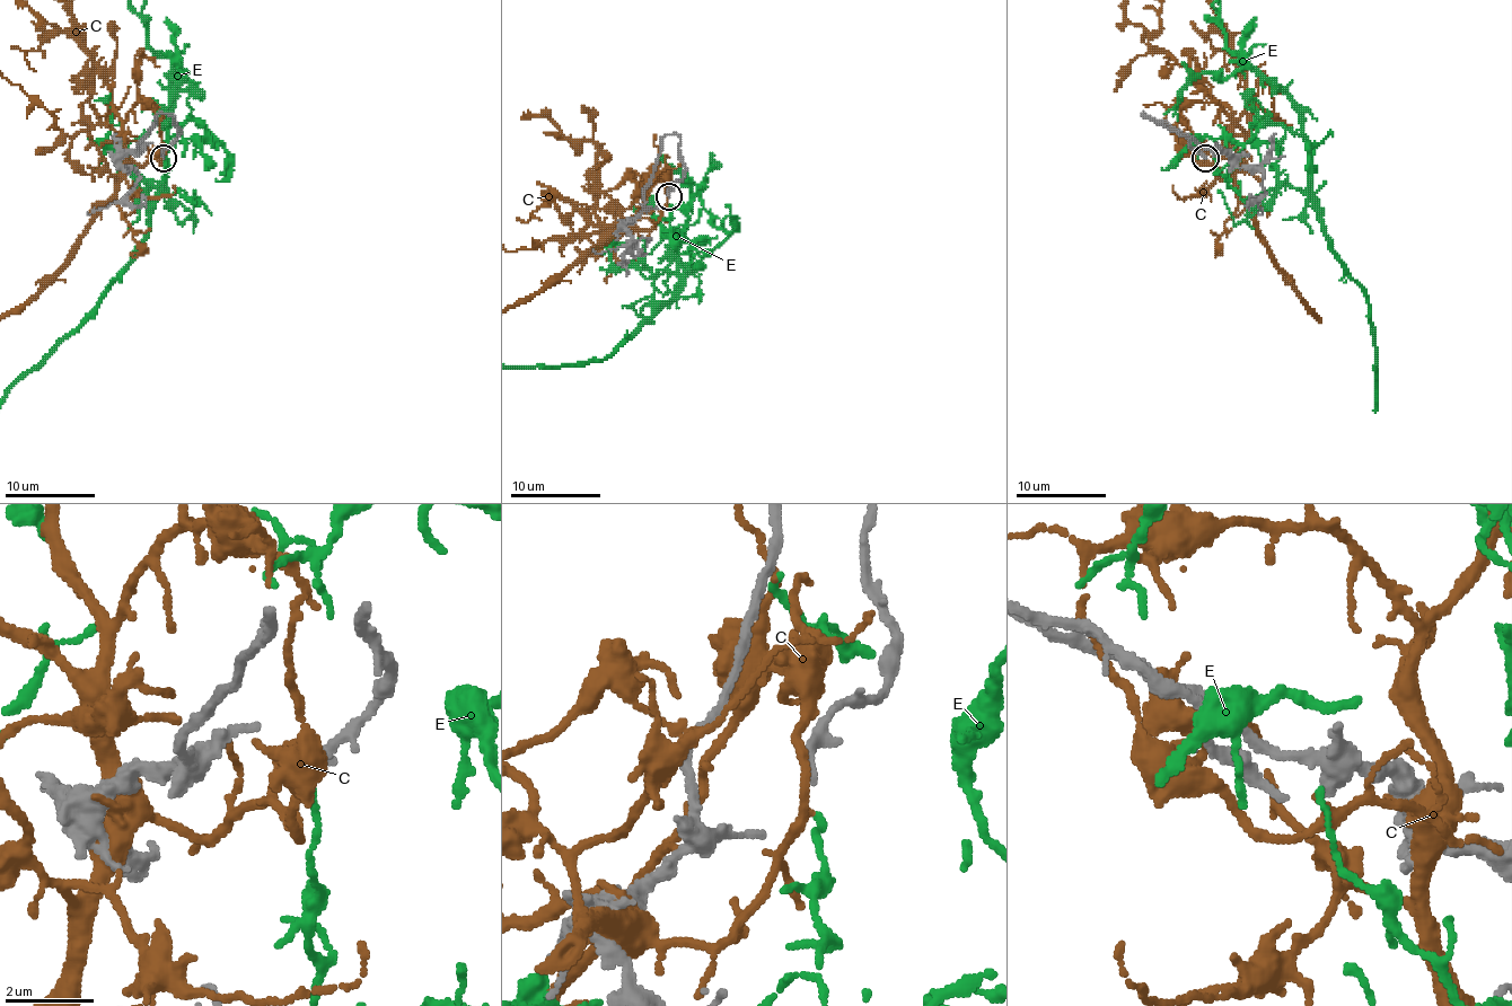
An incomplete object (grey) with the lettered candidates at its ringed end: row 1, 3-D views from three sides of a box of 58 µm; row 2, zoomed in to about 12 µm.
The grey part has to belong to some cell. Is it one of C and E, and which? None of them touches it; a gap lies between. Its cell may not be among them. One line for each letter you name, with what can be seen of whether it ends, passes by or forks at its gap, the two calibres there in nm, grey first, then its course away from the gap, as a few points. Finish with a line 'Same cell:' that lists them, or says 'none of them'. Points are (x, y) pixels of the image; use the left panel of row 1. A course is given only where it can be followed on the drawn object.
Same cell: none of them

